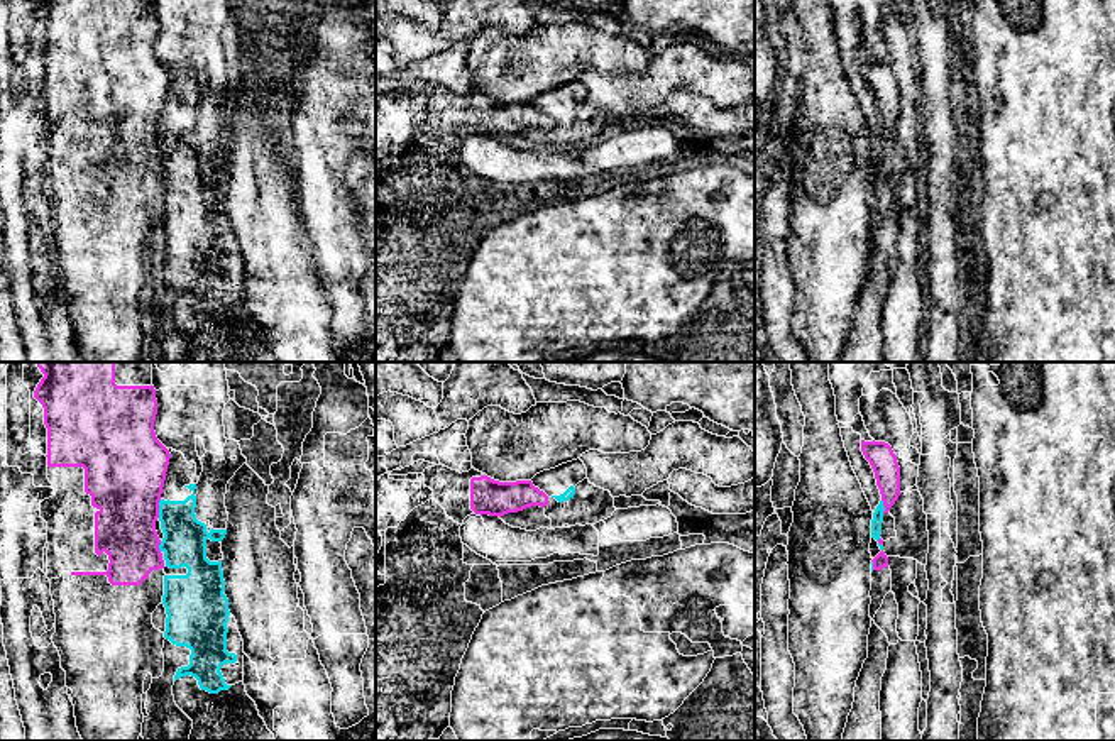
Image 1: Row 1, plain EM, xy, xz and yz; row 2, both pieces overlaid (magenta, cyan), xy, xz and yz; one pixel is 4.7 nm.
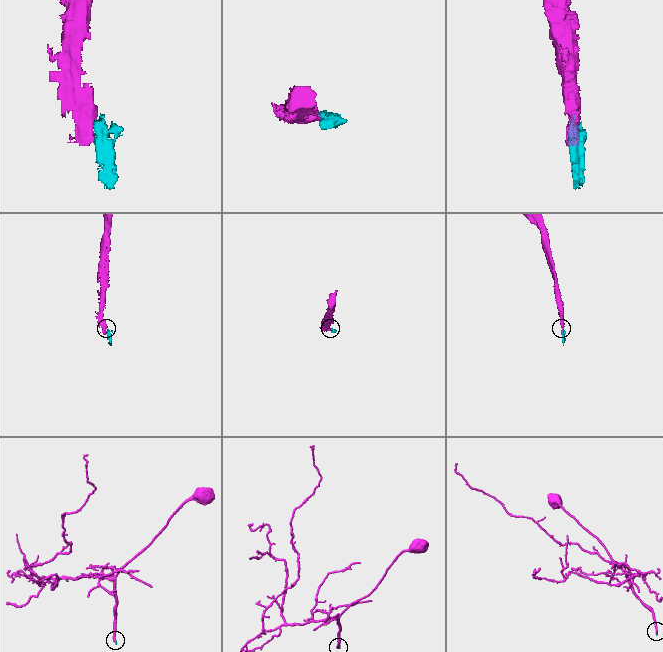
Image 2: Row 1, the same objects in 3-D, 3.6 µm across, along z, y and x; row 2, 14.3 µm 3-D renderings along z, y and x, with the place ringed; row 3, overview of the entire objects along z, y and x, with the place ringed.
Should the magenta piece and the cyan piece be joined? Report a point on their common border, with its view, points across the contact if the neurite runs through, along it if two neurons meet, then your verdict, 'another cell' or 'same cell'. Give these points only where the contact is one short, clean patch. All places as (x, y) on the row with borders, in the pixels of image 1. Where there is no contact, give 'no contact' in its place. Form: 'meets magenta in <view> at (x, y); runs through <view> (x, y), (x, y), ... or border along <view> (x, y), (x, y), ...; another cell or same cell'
meets magenta in xy at (158, 508); border along xy (161, 499), (158, 516); another cell

